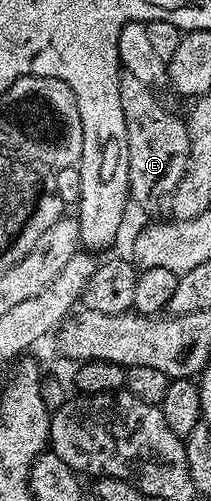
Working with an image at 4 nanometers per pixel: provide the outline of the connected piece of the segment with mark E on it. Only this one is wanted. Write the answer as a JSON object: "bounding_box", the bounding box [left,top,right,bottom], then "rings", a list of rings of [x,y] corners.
{"bounding_box":[117,73,189,202],"rings":[[[126,73],[117,83],[119,104],[123,104],[123,120],[127,124],[127,152],[129,153],[129,193],[132,201],[145,202],[152,194],[172,195],[173,189],[185,175],[185,159],[189,156],[189,128],[184,117],[176,118],[157,103],[152,89],[144,86],[135,76]]]}

